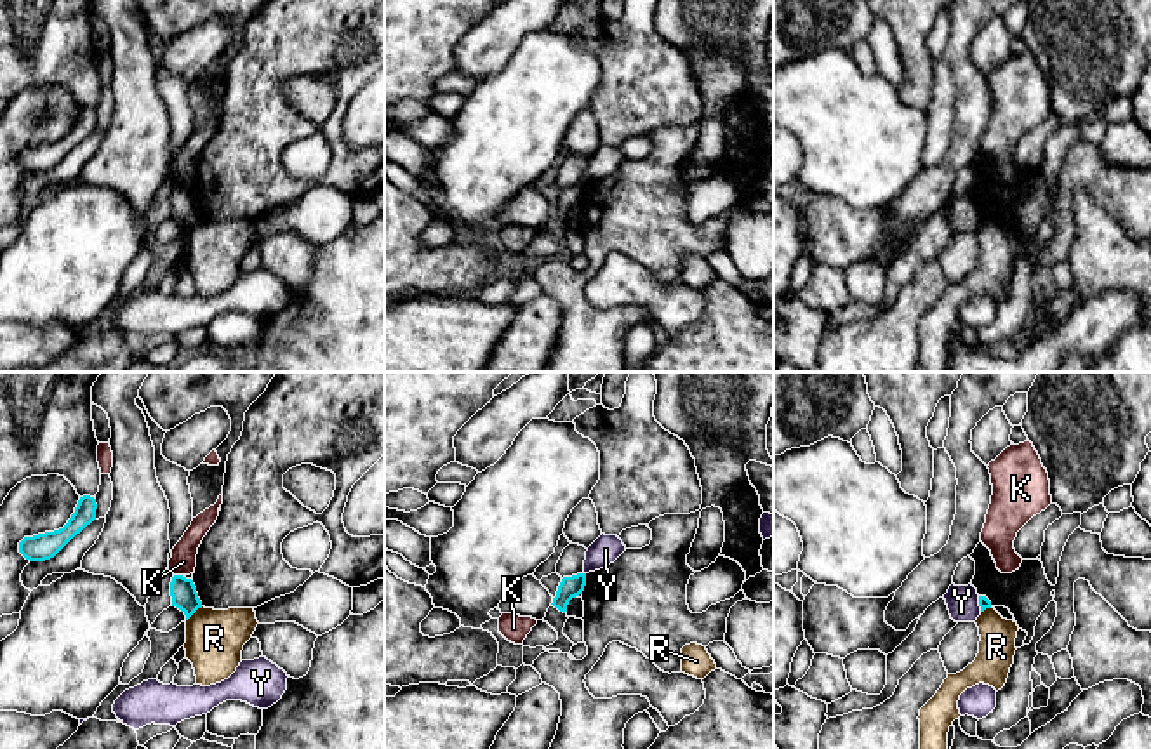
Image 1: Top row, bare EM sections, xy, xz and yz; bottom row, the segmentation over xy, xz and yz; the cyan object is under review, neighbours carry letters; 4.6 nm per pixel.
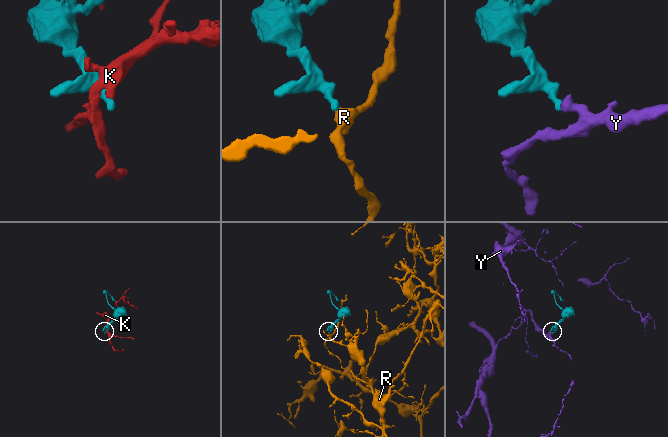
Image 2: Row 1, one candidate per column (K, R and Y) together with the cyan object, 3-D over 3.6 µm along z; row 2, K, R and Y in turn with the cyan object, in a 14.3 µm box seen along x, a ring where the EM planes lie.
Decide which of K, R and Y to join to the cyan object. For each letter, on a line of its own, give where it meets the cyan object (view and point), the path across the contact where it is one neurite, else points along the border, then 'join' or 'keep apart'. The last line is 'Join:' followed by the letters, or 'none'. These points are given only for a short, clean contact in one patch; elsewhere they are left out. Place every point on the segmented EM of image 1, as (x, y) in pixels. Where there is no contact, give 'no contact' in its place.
K: meets cyan in xy at (178, 576); keep apart
R: meets cyan in xy at (193, 612); border along xy (202, 607), (186, 621); keep apart
Y: meets cyan in yz at (979, 603); border along yz (978, 596), (981, 610); keep apart
Join: none

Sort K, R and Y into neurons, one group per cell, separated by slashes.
K / R / Y

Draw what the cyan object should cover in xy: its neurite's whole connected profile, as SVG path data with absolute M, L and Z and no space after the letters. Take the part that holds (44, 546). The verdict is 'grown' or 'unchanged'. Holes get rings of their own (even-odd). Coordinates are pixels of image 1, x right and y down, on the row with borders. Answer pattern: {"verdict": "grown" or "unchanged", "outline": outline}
{"verdict": "unchanged", "outline": "M80 497L75 513L63 528L24 537L19 542L19 553L30 561L45 561L54 558L77 534L96 520L96 509L97 504L94 497Z"}

